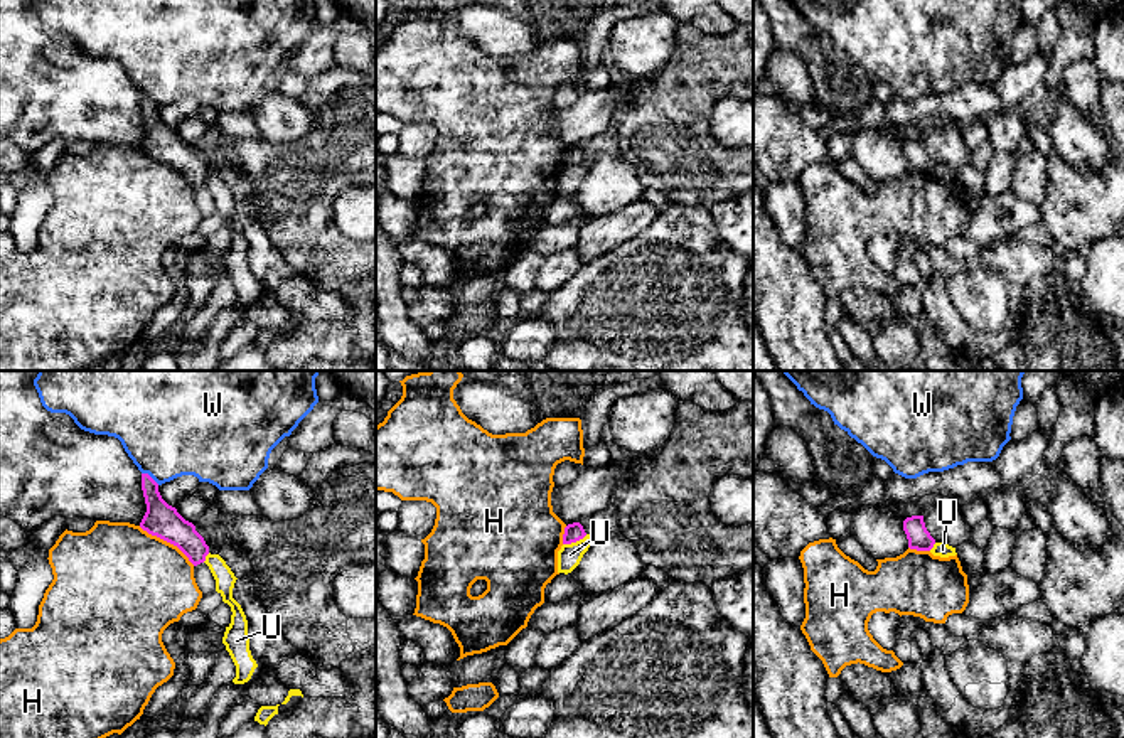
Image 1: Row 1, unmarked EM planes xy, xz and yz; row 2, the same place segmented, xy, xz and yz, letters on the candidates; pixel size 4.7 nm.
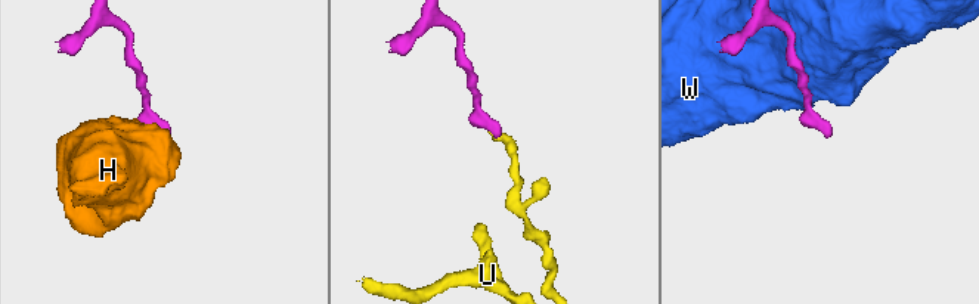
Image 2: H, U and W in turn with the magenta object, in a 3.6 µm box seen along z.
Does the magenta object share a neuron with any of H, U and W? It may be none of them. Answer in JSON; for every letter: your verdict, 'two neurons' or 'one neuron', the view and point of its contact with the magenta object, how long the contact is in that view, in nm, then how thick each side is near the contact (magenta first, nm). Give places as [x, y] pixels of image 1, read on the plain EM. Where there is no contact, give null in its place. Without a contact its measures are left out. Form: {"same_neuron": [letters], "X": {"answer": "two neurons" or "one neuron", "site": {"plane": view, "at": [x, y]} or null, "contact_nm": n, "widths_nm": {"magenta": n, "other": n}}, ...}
{"same_neuron": [], "H": {"answer": "two neurons", "site": {"plane": "xy", "at": [167, 164]}, "contact_nm": 320, "widths_nm": {"magenta": 160, "other": 480}}, "U": {"answer": "two neurons", "site": {"plane": "xz", "at": [575, 164]}, "contact_nm": 130, "widths_nm": {"magenta": 90, "other": 110}}, "W": {"answer": "two neurons", "site": {"plane": "xy", "at": [149, 98]}, "contact_nm": 110, "widths_nm": {"magenta": 160, "other": 460}}}

